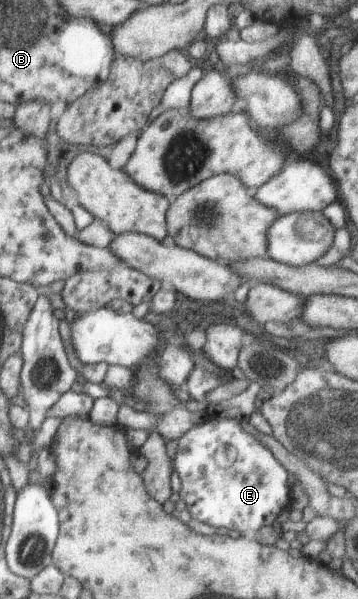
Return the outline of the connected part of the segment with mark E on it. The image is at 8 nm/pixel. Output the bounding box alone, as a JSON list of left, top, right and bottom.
[172,416,290,535]

